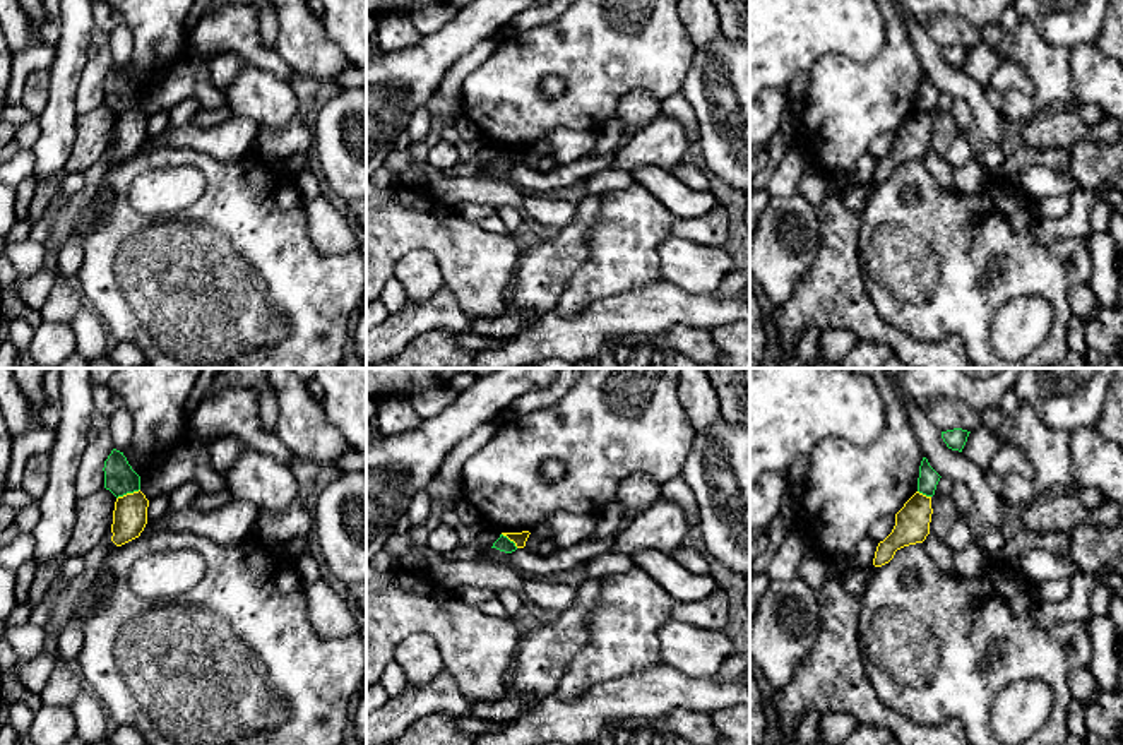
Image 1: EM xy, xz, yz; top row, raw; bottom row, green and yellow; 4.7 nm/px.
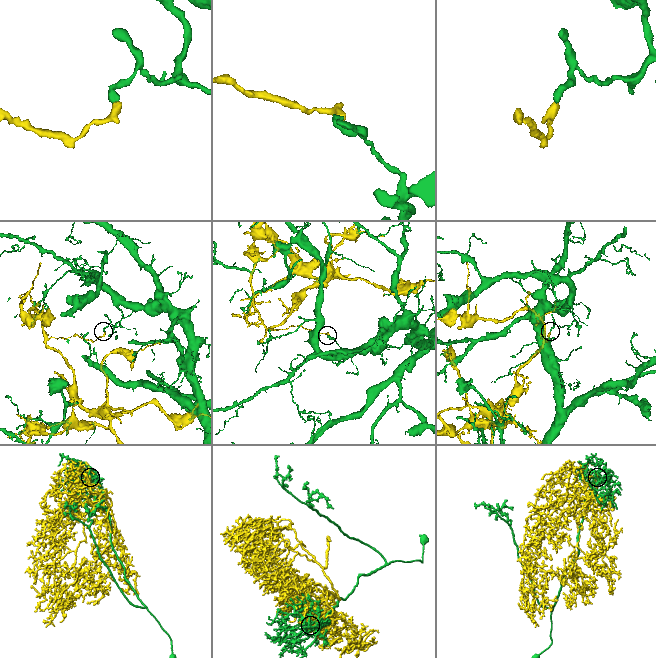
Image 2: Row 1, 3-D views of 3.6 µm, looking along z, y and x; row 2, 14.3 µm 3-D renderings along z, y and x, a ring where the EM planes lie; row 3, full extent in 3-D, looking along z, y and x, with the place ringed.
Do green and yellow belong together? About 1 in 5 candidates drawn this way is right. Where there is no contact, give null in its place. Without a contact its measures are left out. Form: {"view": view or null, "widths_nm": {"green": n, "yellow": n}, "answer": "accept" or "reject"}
{"view": "xy", "widths_nm": {"green": 150, "yellow": 160}, "answer": "reject"}

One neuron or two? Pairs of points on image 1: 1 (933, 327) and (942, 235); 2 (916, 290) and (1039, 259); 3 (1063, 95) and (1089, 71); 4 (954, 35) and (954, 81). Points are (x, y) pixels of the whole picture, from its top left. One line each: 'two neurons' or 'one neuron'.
1: one neuron
2: one neuron
3: two neurons
4: two neurons

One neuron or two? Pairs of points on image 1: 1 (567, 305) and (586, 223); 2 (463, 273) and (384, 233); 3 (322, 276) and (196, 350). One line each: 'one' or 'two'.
1: two
2: one
3: one

